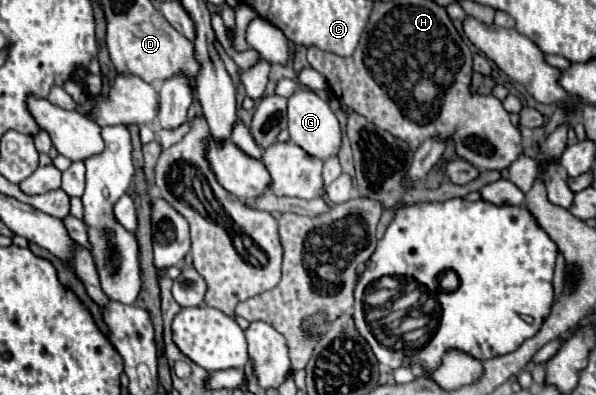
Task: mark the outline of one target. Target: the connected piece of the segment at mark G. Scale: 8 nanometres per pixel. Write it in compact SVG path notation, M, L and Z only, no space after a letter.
M299 88L291 98L289 98L289 108L287 108L287 118L289 118L289 136L291 142L301 146L309 156L319 158L327 162L329 158L339 154L341 148L341 128L339 122L331 110L331 106L321 100L315 92Z

